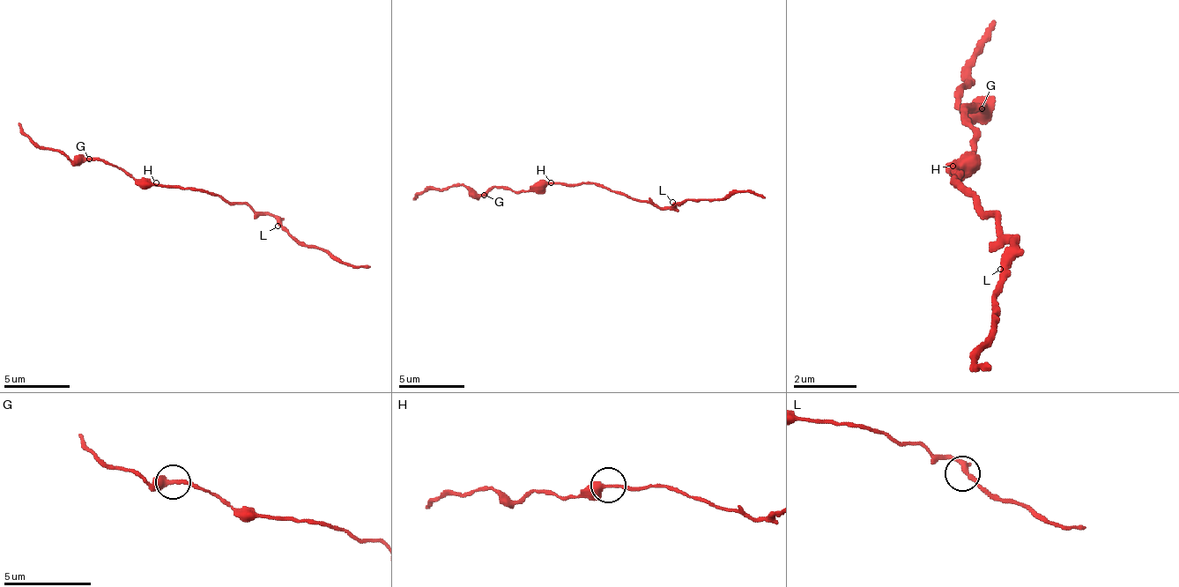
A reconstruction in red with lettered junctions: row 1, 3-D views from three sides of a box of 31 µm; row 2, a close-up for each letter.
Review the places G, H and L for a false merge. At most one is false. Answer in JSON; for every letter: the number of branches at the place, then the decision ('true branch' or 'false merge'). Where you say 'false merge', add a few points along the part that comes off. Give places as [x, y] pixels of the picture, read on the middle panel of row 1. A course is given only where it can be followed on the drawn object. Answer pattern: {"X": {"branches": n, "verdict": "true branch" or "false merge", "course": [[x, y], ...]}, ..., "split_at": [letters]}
{"G": {"branches": 2, "verdict": "false merge", "course": [[485, 196], [458, 185], [435, 189], [412, 198]]}, "H": {"branches": 2, "verdict": "true branch"}, "L": {"branches": 2, "verdict": "true branch"}, "split_at": ["G"]}

